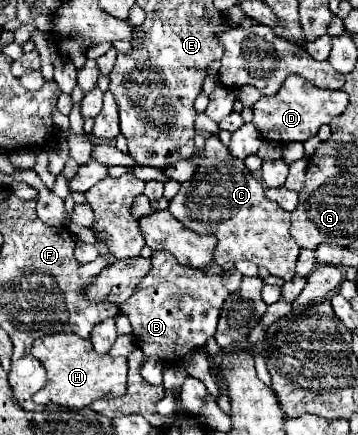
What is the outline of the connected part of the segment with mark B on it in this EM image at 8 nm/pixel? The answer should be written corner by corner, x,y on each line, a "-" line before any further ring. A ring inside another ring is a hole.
153,251
149,273
129,301
119,305
119,311
129,317
135,341
147,357
177,361
215,335
219,311
227,297
219,275
181,267
169,251

